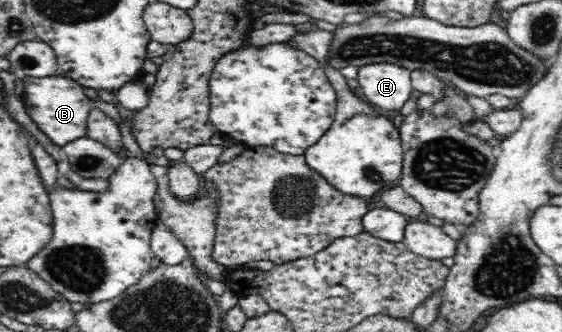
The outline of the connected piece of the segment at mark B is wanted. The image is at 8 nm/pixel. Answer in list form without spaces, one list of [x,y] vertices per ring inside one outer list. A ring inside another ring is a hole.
[[[58,74],[43,78],[24,76],[22,81],[25,112],[37,124],[39,130],[53,141],[53,144],[62,147],[72,140],[86,136],[87,119],[94,106],[76,80]]]

